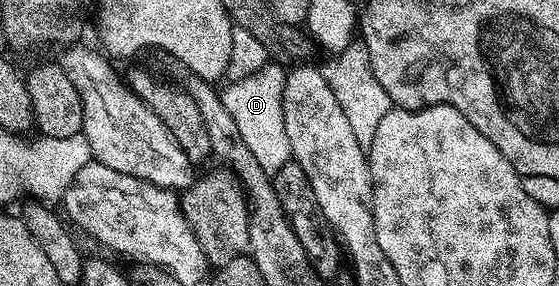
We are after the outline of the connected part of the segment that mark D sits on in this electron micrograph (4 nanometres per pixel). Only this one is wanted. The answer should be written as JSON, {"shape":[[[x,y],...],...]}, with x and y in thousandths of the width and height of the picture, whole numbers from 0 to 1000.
{"shape":[[[478,213],[472,241],[458,241],[451,269],[436,269],[436,283],[420,290],[406,287],[404,308],[395,308],[394,329],[401,353],[401,381],[415,402],[415,423],[422,423],[422,451],[429,458],[429,479],[436,507],[444,514],[444,535],[458,556],[458,587],[463,601],[478,598],[478,615],[488,619],[503,584],[521,566],[522,545],[515,507],[515,465],[508,465],[508,367],[504,329],[508,325],[508,283],[512,248],[496,217]]]}

